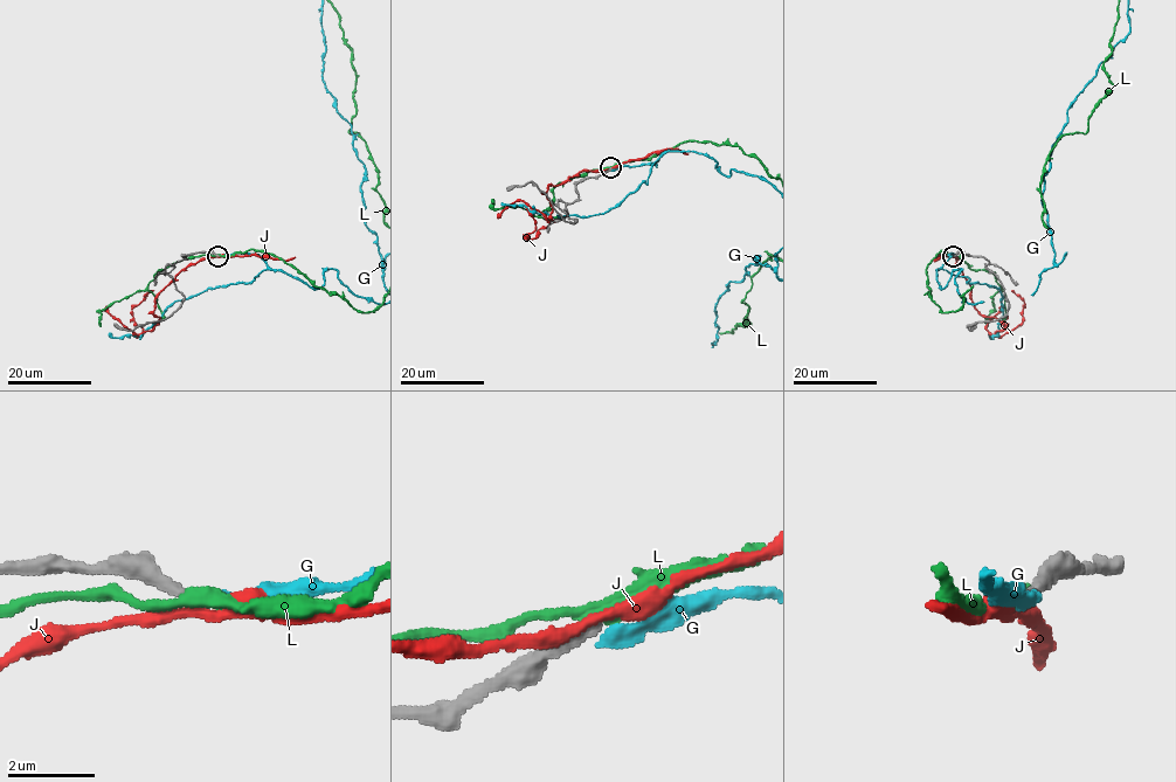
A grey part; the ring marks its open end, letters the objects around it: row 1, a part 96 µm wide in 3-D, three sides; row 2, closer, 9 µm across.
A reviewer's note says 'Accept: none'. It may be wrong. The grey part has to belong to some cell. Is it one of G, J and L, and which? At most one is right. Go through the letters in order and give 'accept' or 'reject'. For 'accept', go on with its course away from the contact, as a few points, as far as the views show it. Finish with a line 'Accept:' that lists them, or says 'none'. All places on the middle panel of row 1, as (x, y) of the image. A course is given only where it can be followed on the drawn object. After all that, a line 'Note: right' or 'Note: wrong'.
G: reject
J: reject
L: reject
Accept: none
Note: right

